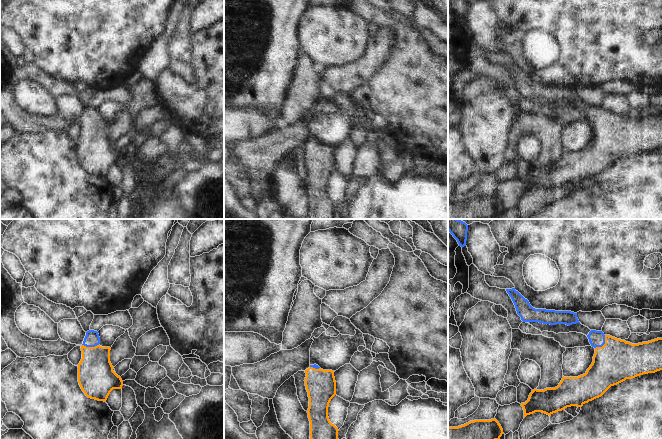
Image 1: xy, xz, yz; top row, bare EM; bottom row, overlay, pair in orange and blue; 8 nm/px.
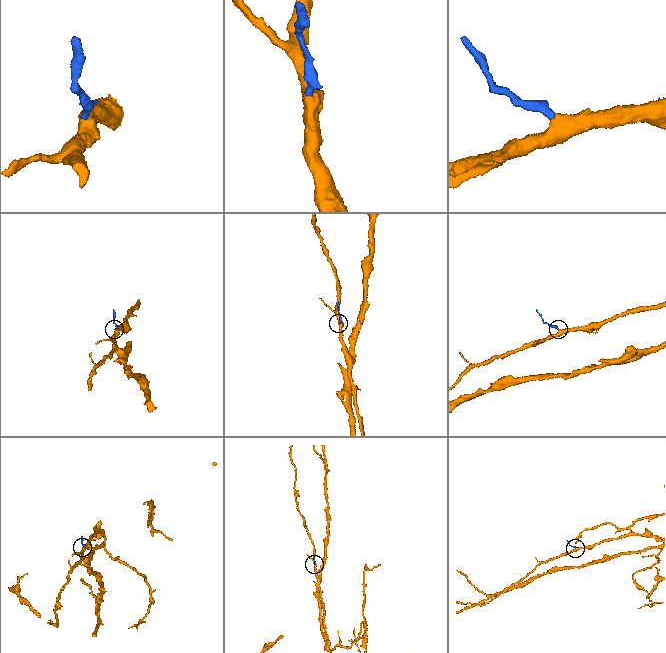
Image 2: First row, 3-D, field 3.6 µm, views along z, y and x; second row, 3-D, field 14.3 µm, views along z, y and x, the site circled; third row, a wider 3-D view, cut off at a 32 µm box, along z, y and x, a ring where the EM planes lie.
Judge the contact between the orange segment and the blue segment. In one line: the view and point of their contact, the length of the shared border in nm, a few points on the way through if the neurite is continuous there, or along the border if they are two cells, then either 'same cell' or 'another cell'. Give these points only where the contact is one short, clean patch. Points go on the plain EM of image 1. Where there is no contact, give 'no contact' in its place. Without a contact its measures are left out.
meets orange in yz at (604, 120); contact 140 nm long; runs through yz (617, 136), (604, 120), (596, 114); same cell

